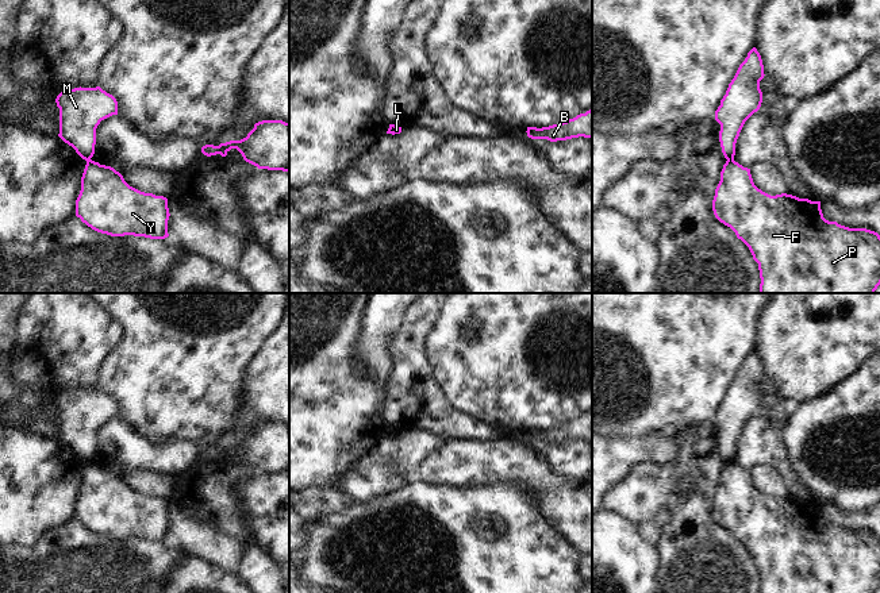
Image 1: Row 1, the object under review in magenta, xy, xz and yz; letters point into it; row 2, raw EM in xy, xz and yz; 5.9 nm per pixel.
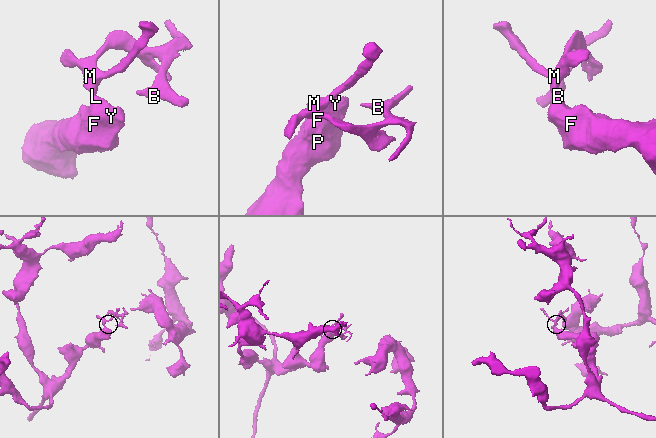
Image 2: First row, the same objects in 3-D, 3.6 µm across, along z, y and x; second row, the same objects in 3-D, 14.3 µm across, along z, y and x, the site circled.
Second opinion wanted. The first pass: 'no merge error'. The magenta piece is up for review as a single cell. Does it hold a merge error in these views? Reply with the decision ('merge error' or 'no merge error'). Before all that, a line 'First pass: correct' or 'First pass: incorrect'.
First pass: incorrect
merge error

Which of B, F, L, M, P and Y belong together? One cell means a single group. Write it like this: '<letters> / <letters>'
B M / F L P Y

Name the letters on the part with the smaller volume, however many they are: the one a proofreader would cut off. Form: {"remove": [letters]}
{"remove": ["B", "M"]}

